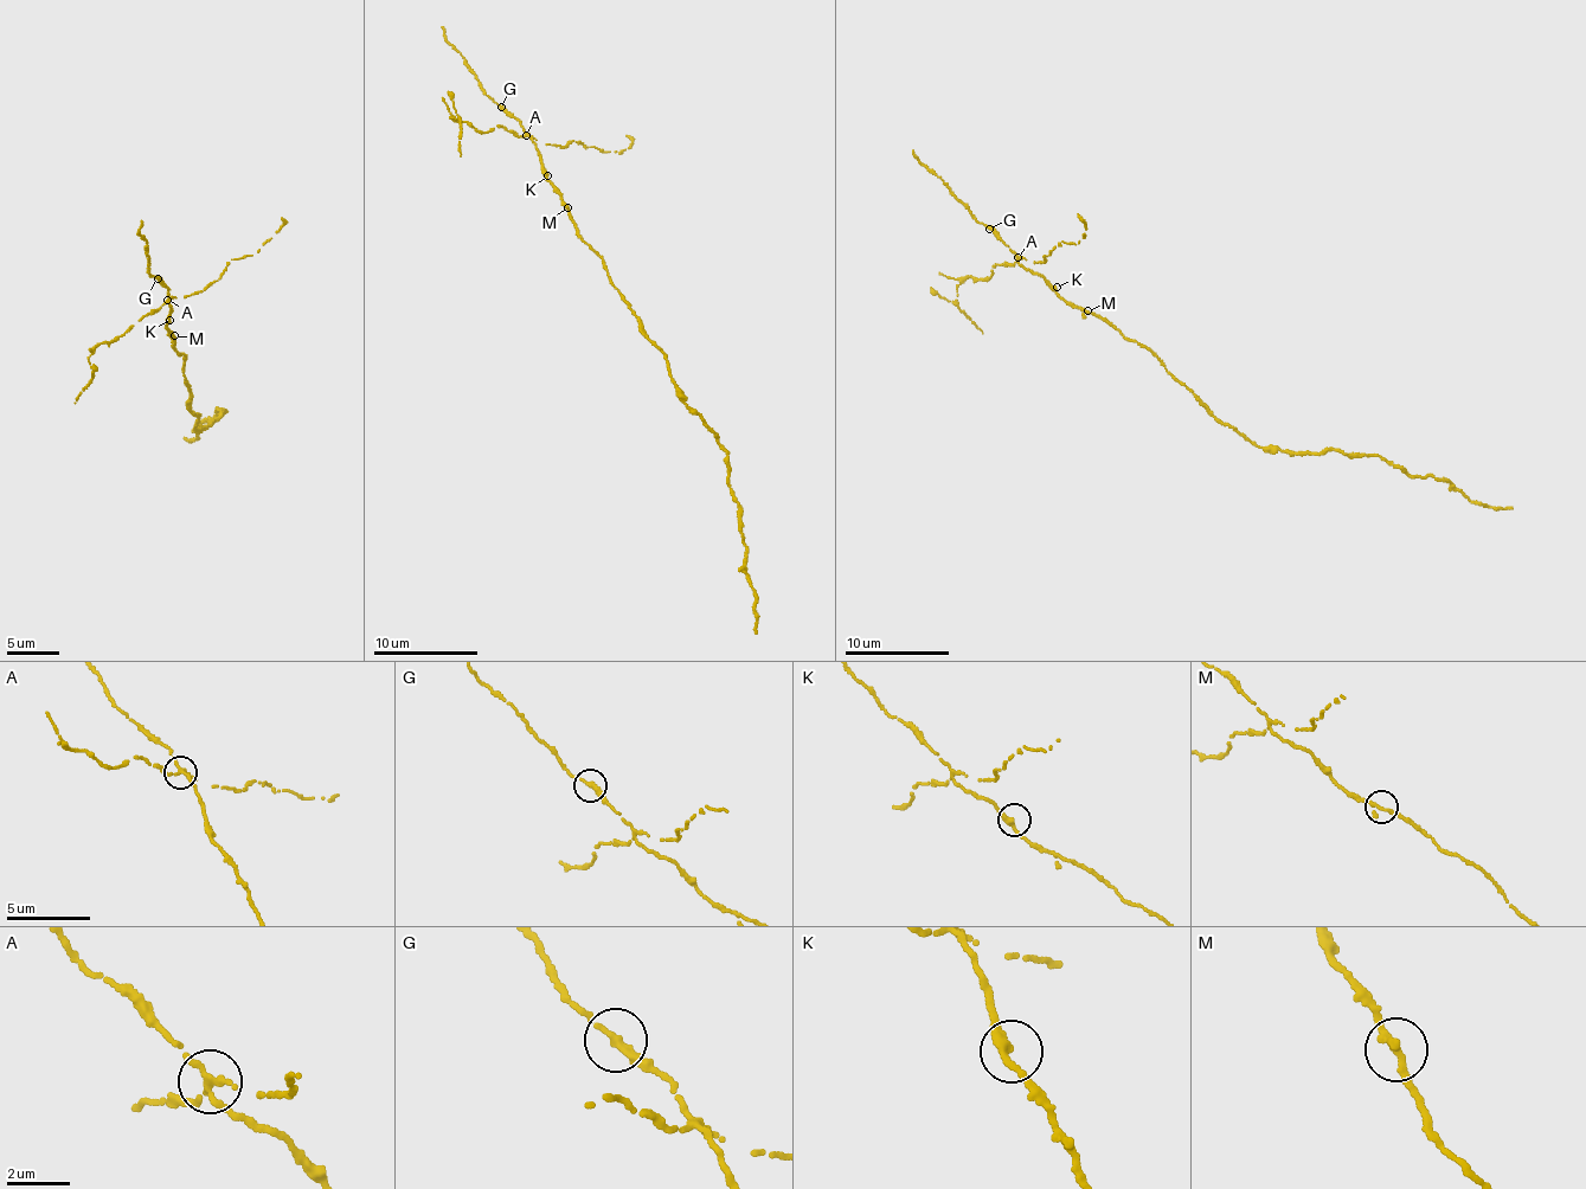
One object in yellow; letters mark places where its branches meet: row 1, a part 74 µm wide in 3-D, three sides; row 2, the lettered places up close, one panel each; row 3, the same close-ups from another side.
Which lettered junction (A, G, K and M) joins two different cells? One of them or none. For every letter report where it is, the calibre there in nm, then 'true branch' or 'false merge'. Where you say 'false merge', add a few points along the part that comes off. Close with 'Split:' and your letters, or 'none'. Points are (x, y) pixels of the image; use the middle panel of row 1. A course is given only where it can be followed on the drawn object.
A: at (526, 135); 220 nm thick; false merge; foreign part runs (527, 135), (517, 137), (500, 126), (479, 133), (451, 117), (458, 119), (461, 156)
G: at (501, 107); 280 nm thick; true branch
K: at (547, 175); 300 nm thick; true branch
M: at (567, 207); 200 nm thick; true branch
Split: A

